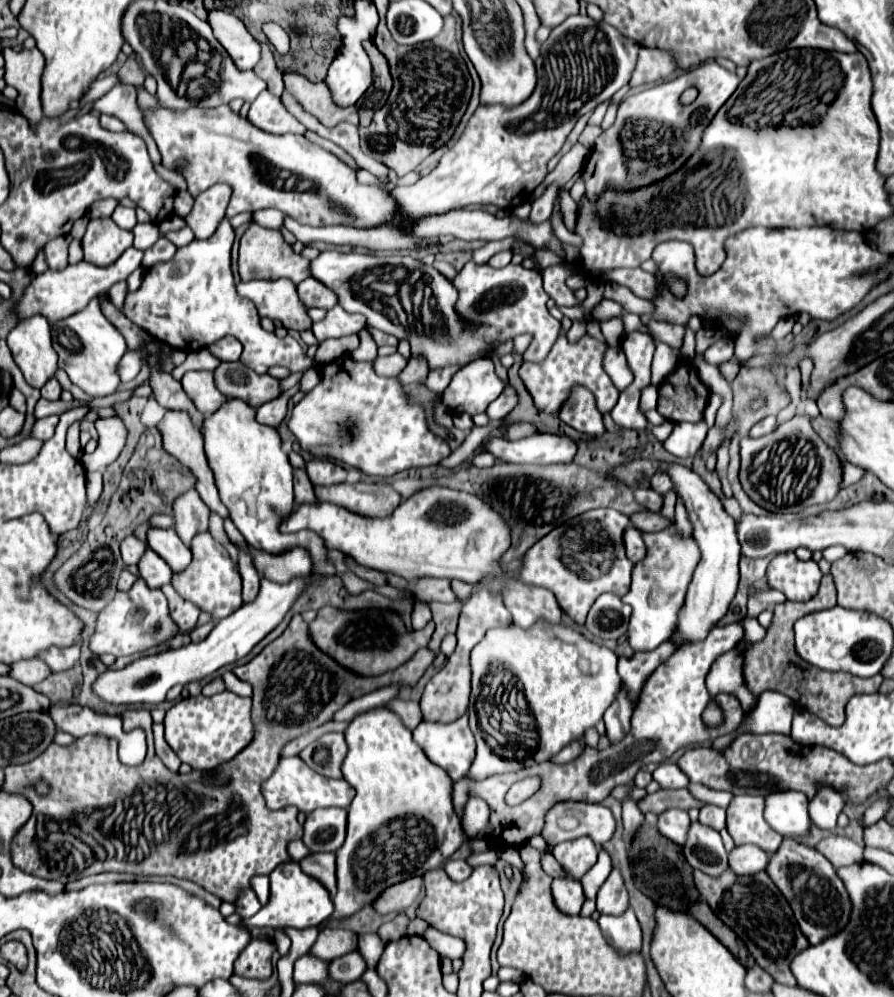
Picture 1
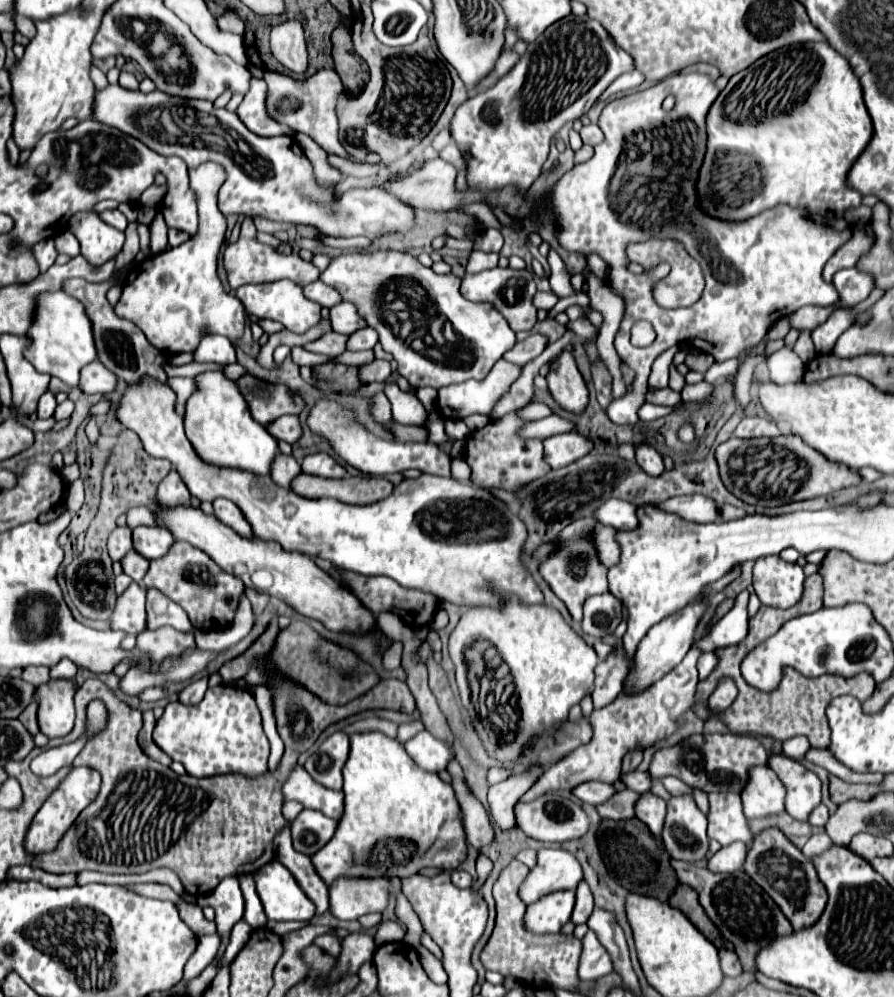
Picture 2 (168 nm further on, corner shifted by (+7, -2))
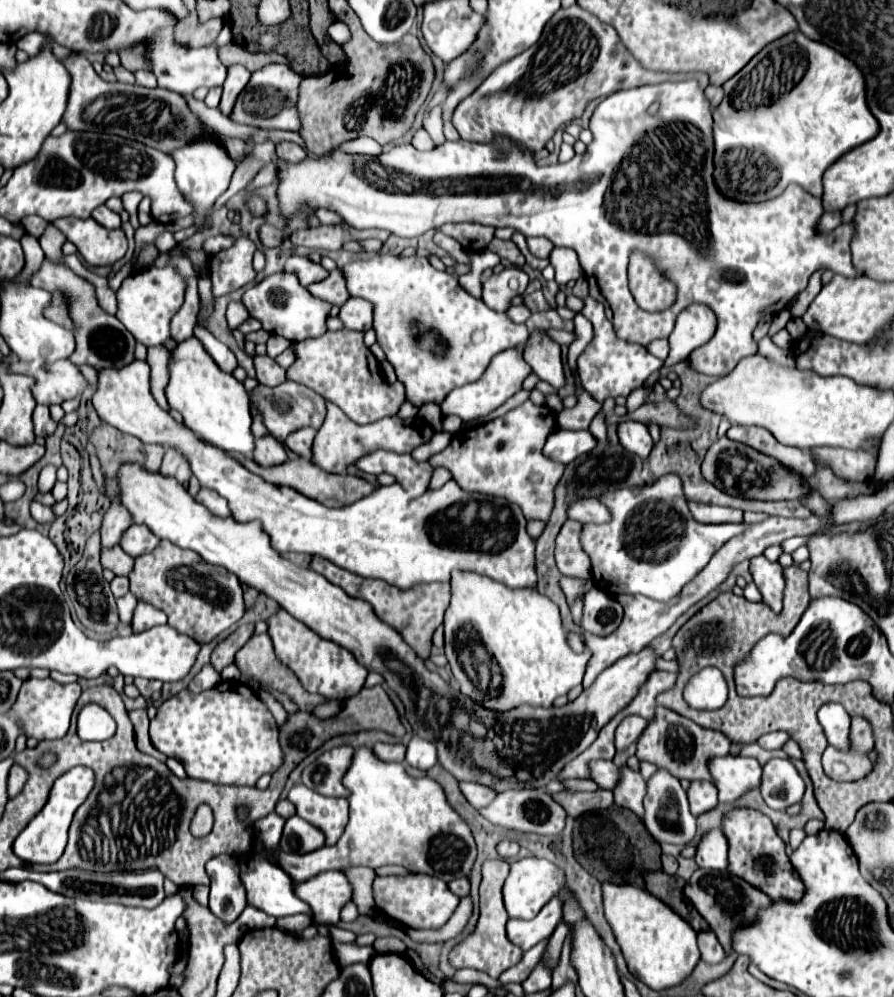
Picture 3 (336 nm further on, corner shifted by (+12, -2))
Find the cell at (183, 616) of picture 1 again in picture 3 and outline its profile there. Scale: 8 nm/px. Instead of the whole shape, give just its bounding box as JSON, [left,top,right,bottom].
[133,601,167,633]

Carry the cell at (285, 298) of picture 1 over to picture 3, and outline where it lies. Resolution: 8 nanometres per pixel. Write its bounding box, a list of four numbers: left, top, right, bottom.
[243,273,331,343]

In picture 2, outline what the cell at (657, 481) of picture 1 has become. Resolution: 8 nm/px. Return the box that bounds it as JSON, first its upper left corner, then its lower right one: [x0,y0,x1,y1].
[634,445,664,475]

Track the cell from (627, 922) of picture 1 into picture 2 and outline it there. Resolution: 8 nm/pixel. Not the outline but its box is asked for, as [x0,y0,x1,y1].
[578,931,612,981]

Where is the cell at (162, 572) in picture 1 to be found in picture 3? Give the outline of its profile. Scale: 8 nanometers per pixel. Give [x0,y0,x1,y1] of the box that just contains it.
[101,545,135,575]

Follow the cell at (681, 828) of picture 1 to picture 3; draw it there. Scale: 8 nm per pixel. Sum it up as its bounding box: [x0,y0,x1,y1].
[615,767,647,819]

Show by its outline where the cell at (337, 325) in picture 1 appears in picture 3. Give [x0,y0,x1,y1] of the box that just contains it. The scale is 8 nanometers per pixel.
[339,297,373,331]

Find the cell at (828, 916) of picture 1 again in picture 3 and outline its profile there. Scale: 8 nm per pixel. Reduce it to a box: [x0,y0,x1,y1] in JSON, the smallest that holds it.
[723,809,805,901]

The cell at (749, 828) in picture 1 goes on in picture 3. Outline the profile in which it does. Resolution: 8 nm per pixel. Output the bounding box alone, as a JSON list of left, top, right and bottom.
[687,781,719,817]

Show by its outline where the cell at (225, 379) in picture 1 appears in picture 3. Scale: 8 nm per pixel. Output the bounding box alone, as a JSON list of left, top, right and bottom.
[249,381,325,439]

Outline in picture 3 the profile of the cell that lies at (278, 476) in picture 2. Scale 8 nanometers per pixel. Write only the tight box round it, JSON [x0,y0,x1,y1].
[253,435,287,467]

